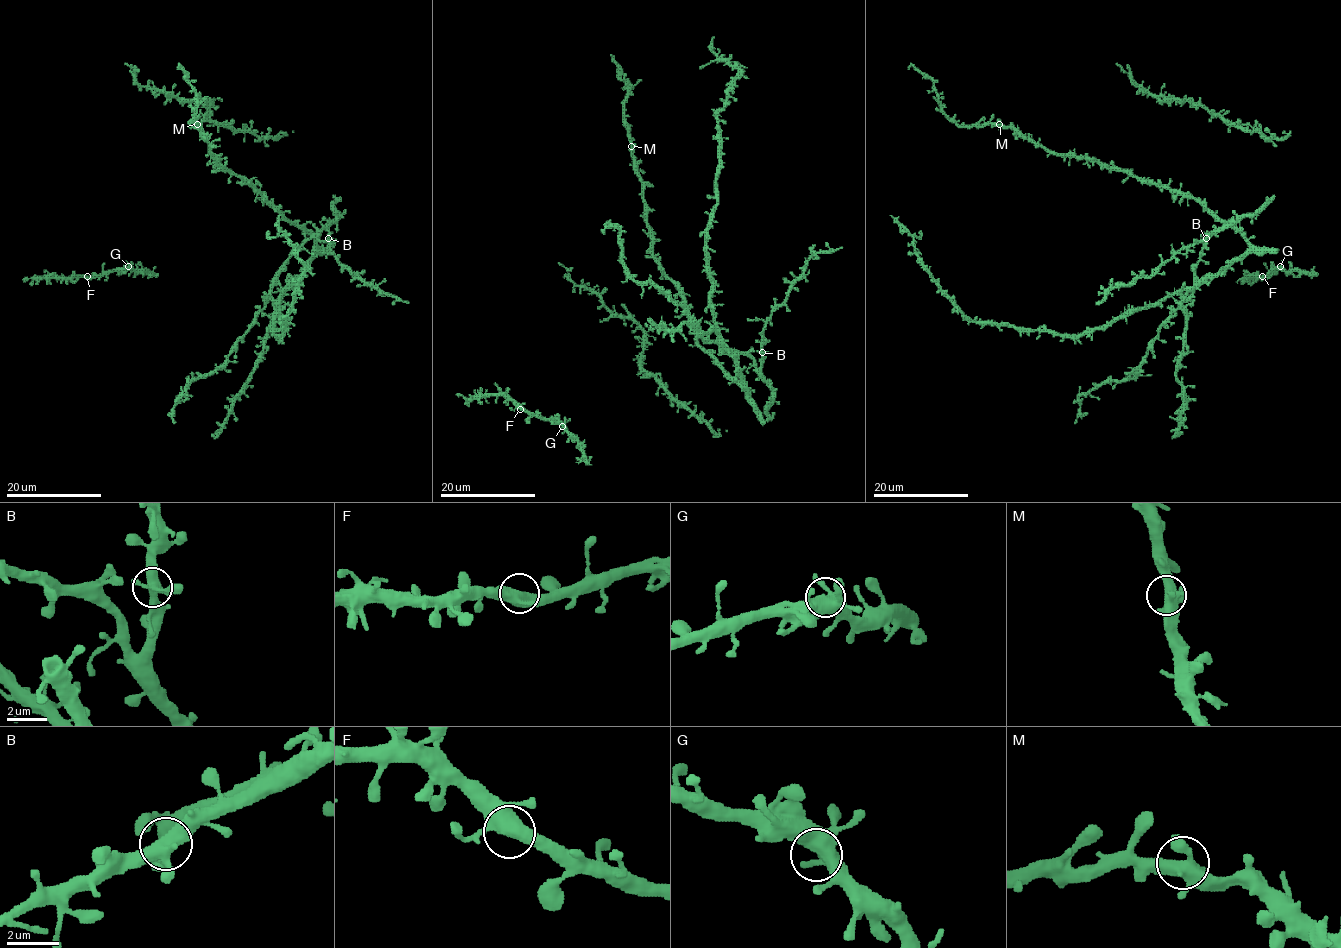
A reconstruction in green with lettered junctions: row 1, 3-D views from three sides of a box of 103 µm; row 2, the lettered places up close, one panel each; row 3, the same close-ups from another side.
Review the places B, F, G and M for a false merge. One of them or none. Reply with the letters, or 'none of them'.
none of them

